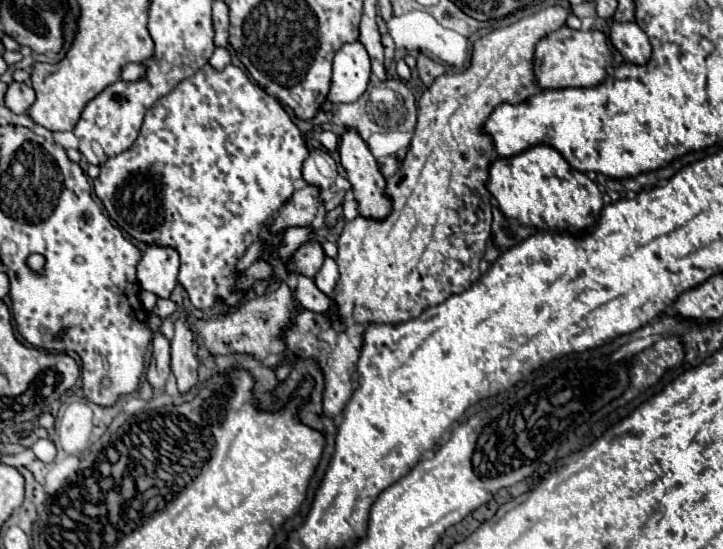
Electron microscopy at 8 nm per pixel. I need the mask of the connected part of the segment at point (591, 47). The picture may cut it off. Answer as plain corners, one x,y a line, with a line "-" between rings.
561,27
555,35
545,35
535,49
535,77
543,89
561,89
561,87
597,87
607,77
607,67
613,59
613,53
607,45
605,33
577,31

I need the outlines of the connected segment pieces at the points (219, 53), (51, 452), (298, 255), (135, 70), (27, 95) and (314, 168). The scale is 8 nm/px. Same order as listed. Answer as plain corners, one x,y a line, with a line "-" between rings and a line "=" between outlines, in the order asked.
217,47
209,59
209,65
215,67
217,71
221,71
223,67
227,67
227,63
231,63
231,57
229,57
229,51
223,49
223,47
=
37,439
37,441
33,443
33,453
35,453
43,463
51,463
51,461
55,459
55,455
57,455
57,449
55,449
53,441
49,441
49,439
=
309,241
305,245
301,245
297,251
295,251
295,259
289,261
287,269
291,269
293,273
301,273
305,277
315,277
319,267
323,265
323,249
317,241
=
129,63
123,67
121,77
125,81
139,81
139,79
143,79
145,71
147,71
147,67
143,67
143,63
=
13,83
5,93
5,103
17,115
27,113
27,107
35,103
35,91
27,83
=
311,149
309,157
303,163
303,179
311,185
319,185
321,191
337,179
337,165
333,157
323,149

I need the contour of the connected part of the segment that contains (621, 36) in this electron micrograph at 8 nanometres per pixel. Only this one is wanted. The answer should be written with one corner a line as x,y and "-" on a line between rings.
615,23
611,43
629,63
645,65
651,59
651,43
637,23

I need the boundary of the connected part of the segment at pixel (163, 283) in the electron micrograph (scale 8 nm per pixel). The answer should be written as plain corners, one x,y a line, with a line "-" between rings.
147,247
137,265
137,281
141,289
155,293
159,299
167,299
177,283
179,255
169,247

